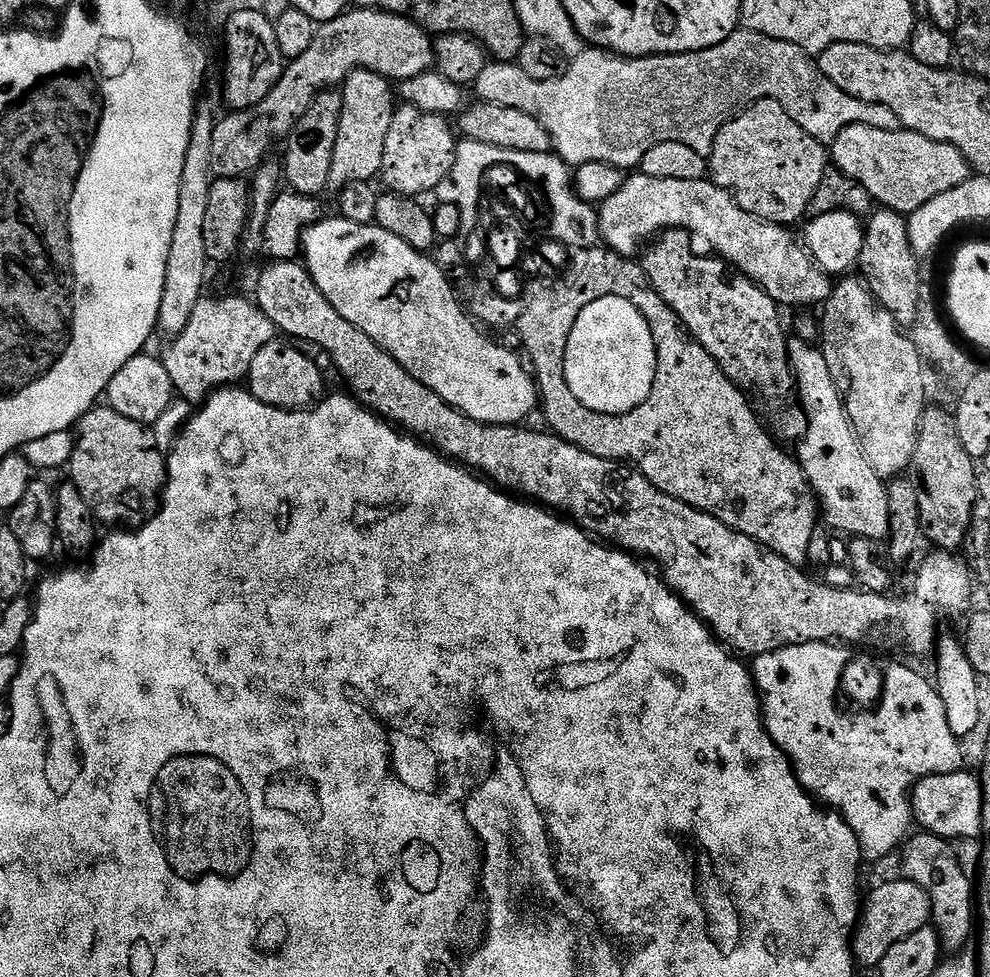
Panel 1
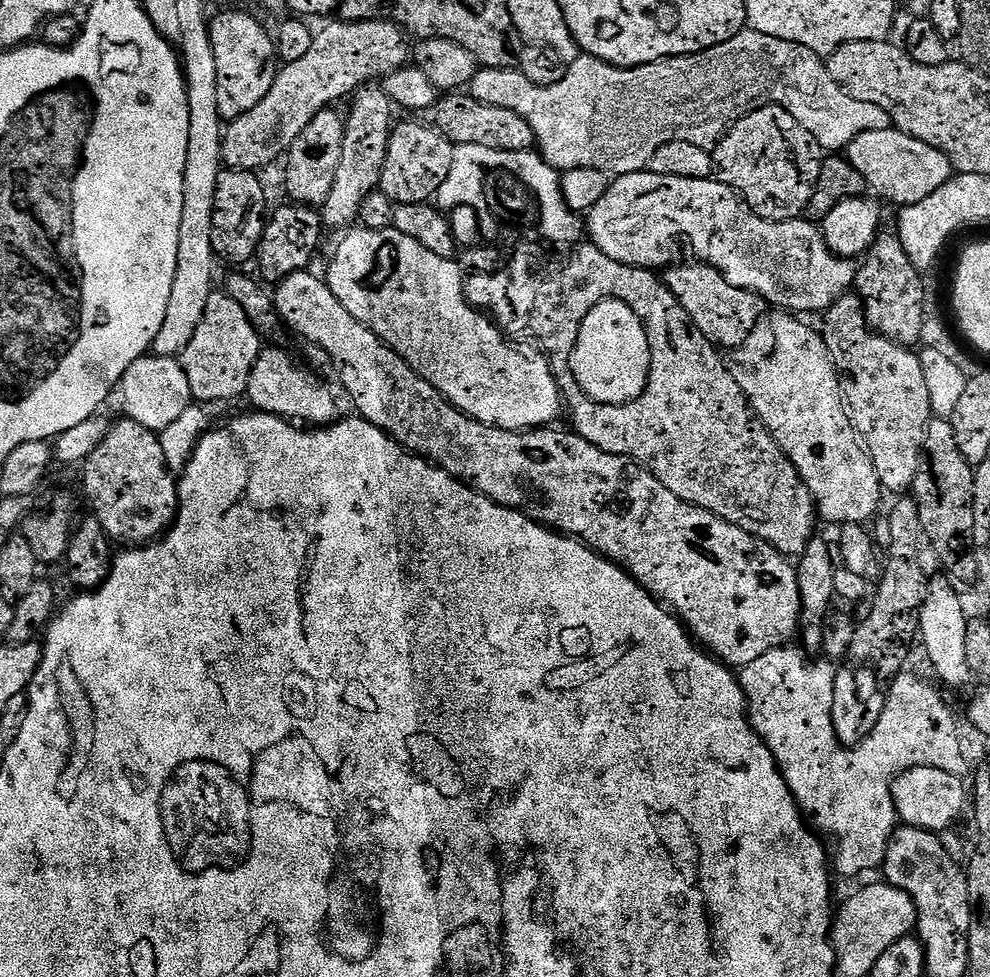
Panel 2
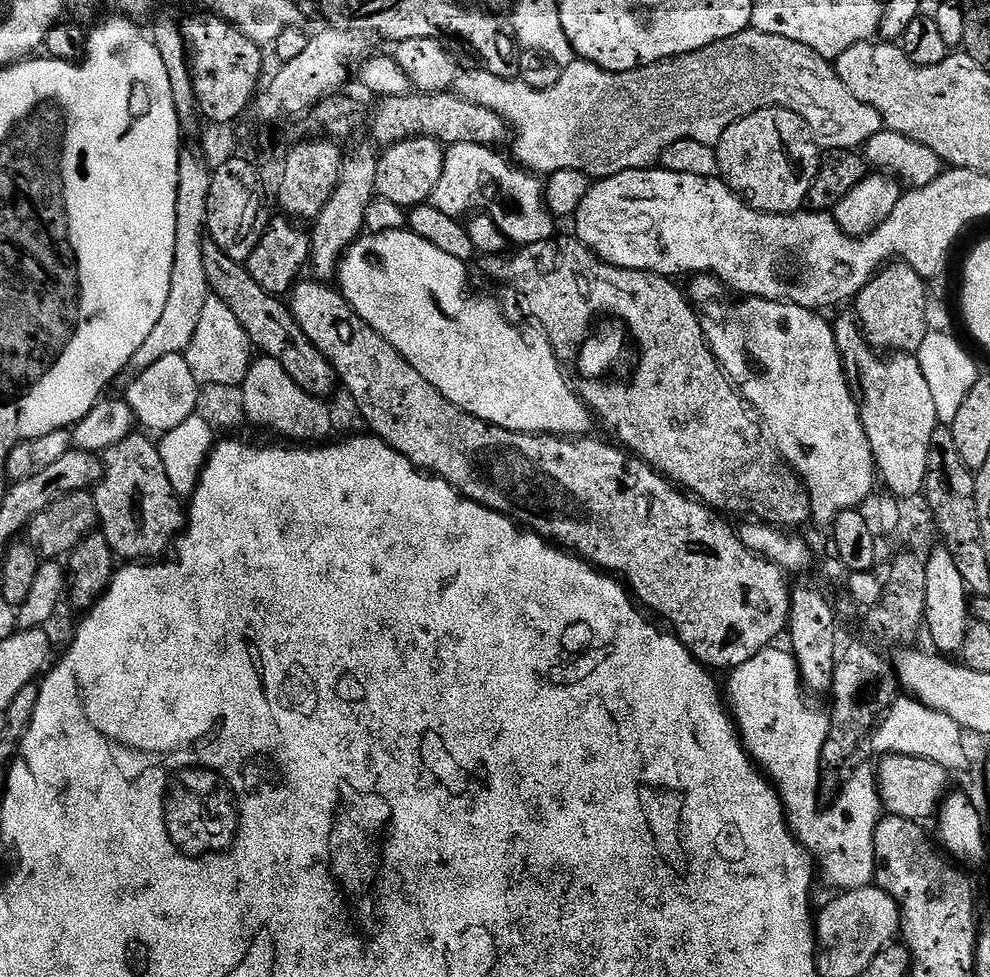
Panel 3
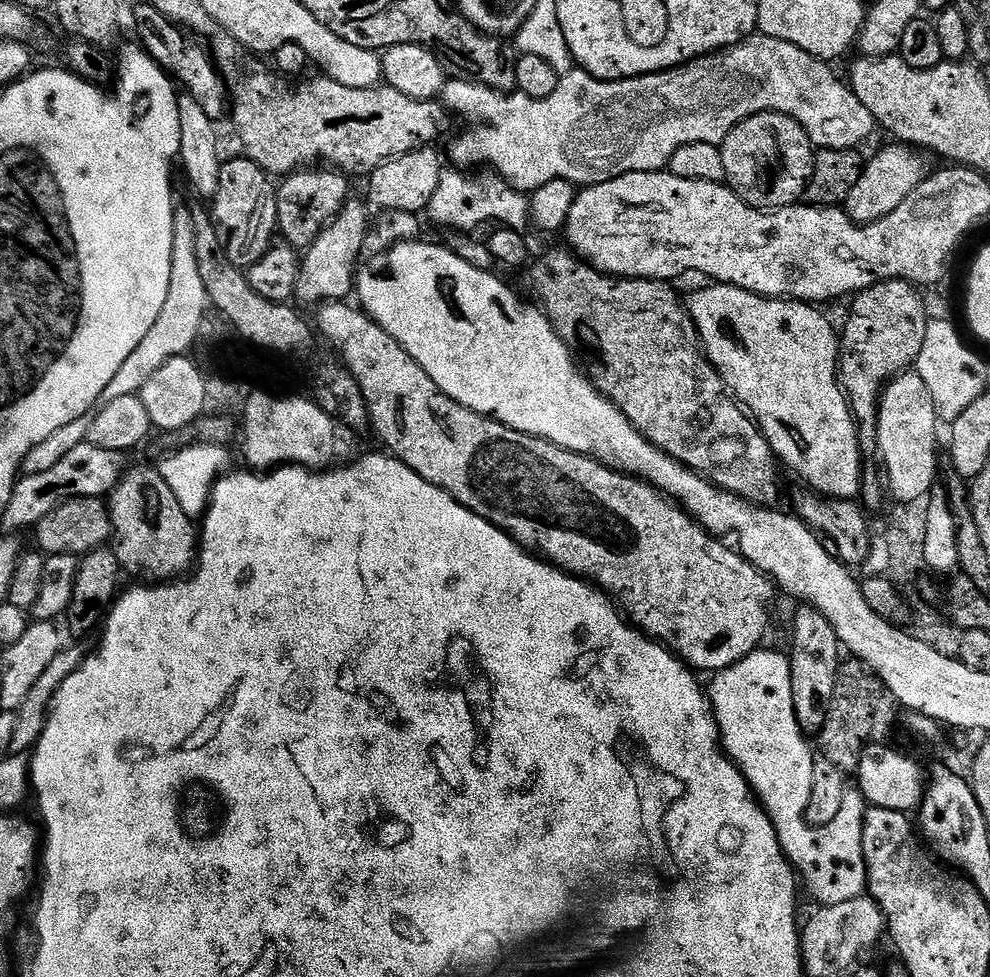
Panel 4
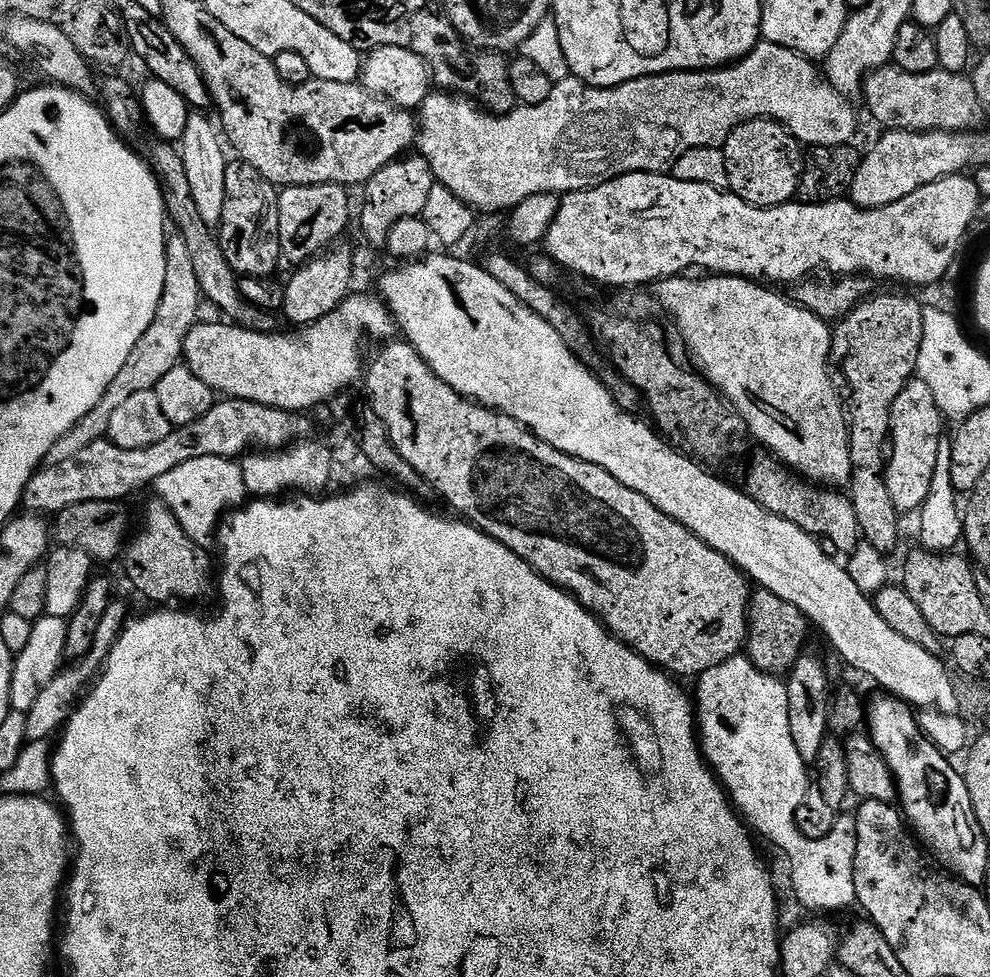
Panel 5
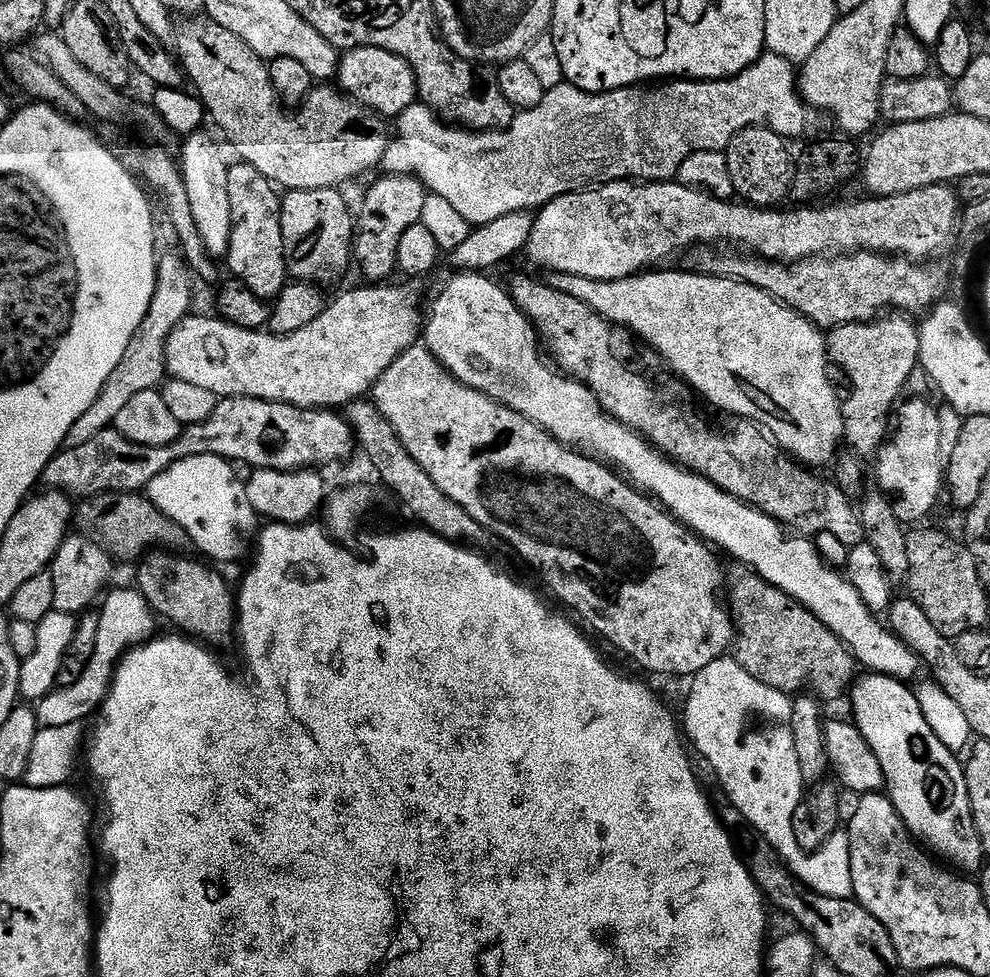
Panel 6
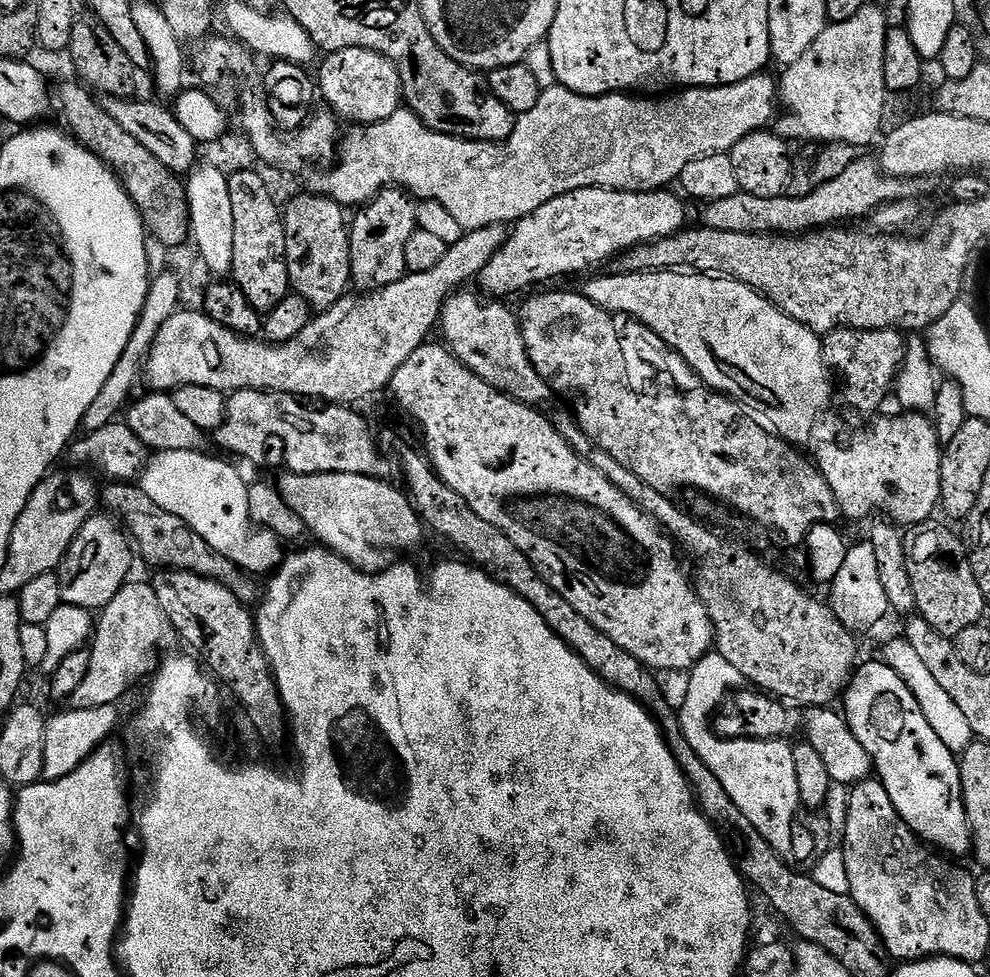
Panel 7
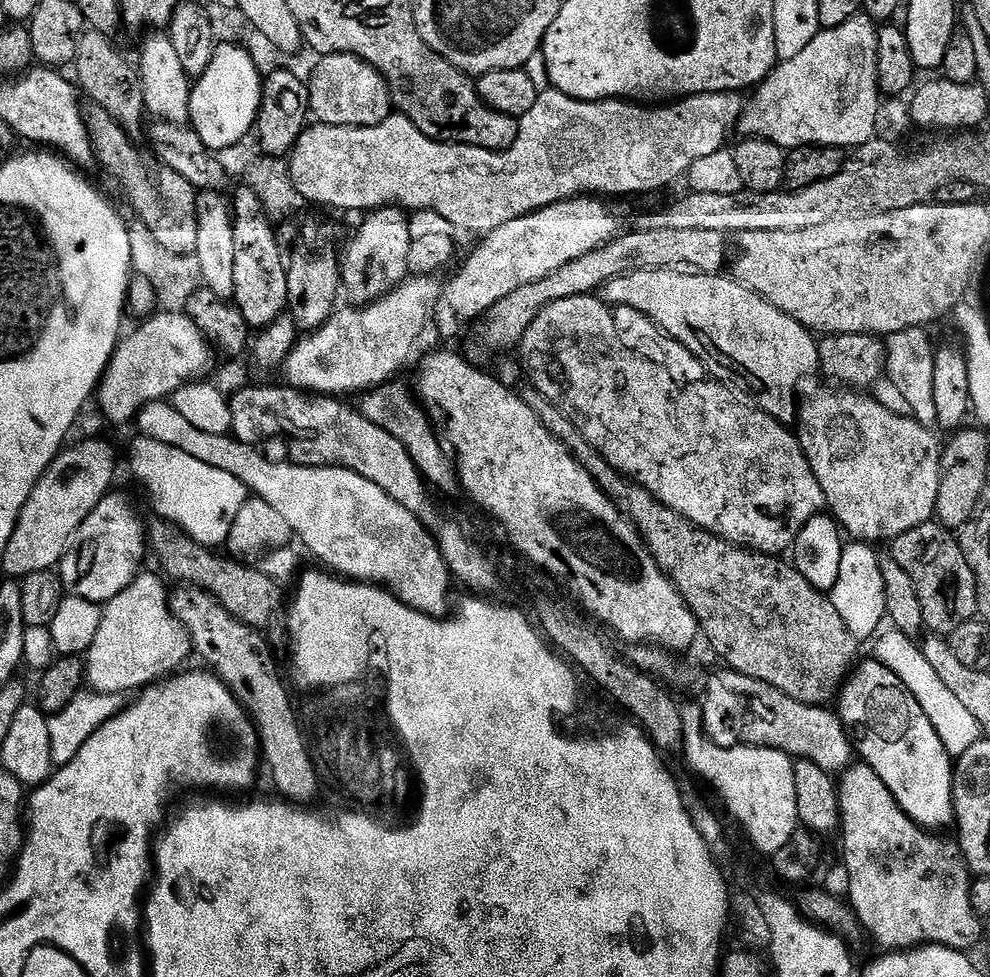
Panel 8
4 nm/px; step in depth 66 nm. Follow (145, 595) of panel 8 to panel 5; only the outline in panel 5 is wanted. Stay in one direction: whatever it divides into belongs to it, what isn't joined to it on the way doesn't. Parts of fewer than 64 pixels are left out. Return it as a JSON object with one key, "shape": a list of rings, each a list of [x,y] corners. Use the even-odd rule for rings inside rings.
{"shape":[[[113,602],[106,610],[102,623],[98,626],[98,634],[94,634],[94,646],[90,646],[90,654],[83,656],[75,666],[61,667],[60,673],[44,687],[42,694],[38,694],[34,706],[30,706],[30,710],[26,714],[28,717],[26,738],[29,742],[48,740],[61,731],[62,725],[71,716],[72,709],[76,707],[82,693],[97,679],[104,661],[108,659],[110,650],[114,646],[116,637],[124,631],[129,616],[130,613],[120,605],[120,602]]]}

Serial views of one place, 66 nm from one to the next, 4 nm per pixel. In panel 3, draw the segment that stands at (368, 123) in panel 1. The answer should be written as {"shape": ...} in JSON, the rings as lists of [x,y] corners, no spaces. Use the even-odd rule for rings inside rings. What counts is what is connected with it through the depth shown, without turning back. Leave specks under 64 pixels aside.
{"shape":[[[371,143],[356,148],[352,156],[345,155],[340,165],[340,177],[330,202],[318,214],[310,228],[312,253],[310,272],[320,282],[328,282],[337,275],[340,261],[351,244],[355,244],[365,231],[366,210],[370,202],[377,199],[376,179],[378,178],[378,162],[380,161],[377,149]]]}

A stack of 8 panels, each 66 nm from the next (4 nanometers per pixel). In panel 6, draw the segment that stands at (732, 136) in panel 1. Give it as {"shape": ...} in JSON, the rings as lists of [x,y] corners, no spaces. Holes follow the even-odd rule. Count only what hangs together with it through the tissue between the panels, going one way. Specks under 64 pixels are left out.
{"shape":[[[747,128],[742,130],[730,142],[726,149],[730,178],[734,181],[736,196],[741,201],[755,206],[759,200],[769,200],[773,206],[780,206],[785,199],[789,199],[792,190],[792,169],[794,167],[794,152],[791,152],[789,141],[769,128]]]}

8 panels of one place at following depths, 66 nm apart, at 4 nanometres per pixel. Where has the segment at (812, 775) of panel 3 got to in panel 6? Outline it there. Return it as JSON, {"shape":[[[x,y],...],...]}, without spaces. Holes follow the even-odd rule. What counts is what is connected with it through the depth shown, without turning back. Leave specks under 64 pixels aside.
{"shape":[[[731,655],[720,656],[706,670],[691,677],[692,689],[688,692],[688,701],[682,712],[682,732],[690,741],[691,747],[700,751],[700,756],[716,771],[720,784],[724,787],[727,803],[733,804],[744,816],[744,823],[751,828],[776,851],[776,855],[786,865],[789,872],[804,887],[822,894],[826,898],[853,899],[854,882],[850,878],[850,838],[847,831],[838,830],[816,852],[804,852],[798,846],[798,838],[794,838],[794,810],[806,795],[806,785],[802,778],[802,770],[798,770],[798,754],[794,751],[794,738],[791,727],[760,728],[755,732],[748,728],[751,716],[765,716],[768,720],[791,721],[793,697],[782,690],[774,690],[774,686],[766,686],[766,682],[758,682],[754,674],[750,674]]]}

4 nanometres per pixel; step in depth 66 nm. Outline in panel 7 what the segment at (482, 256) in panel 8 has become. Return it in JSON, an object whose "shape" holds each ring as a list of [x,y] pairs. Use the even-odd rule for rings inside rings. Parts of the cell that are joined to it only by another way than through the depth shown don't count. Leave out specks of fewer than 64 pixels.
{"shape":[[[583,188],[562,194],[546,202],[546,206],[538,206],[534,214],[516,221],[508,233],[508,241],[480,271],[478,284],[489,297],[504,298],[500,296],[512,296],[531,284],[547,285],[544,283],[555,276],[572,276],[599,264],[607,265],[634,246],[672,236],[685,227],[684,219],[688,216],[685,201],[673,192]]]}

